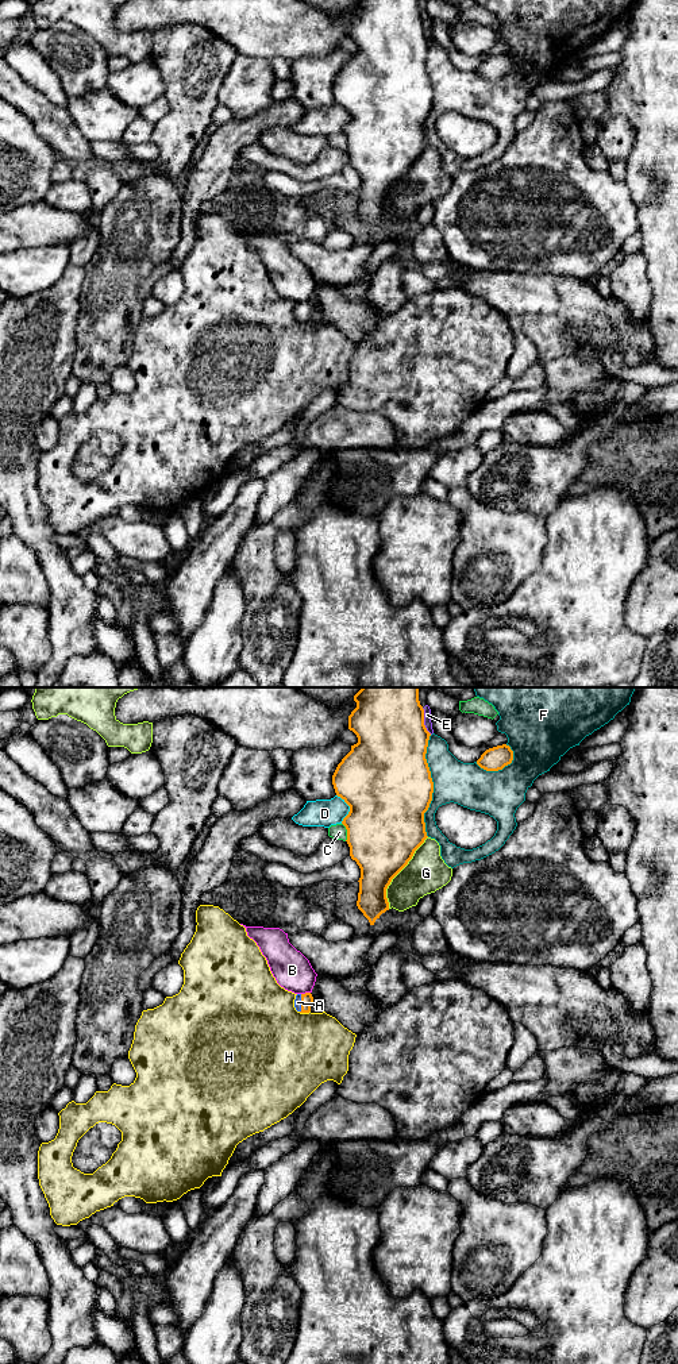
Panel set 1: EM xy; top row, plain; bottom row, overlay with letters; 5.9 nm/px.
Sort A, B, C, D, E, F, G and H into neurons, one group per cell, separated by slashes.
A / B / C / D / E / F / G / H

